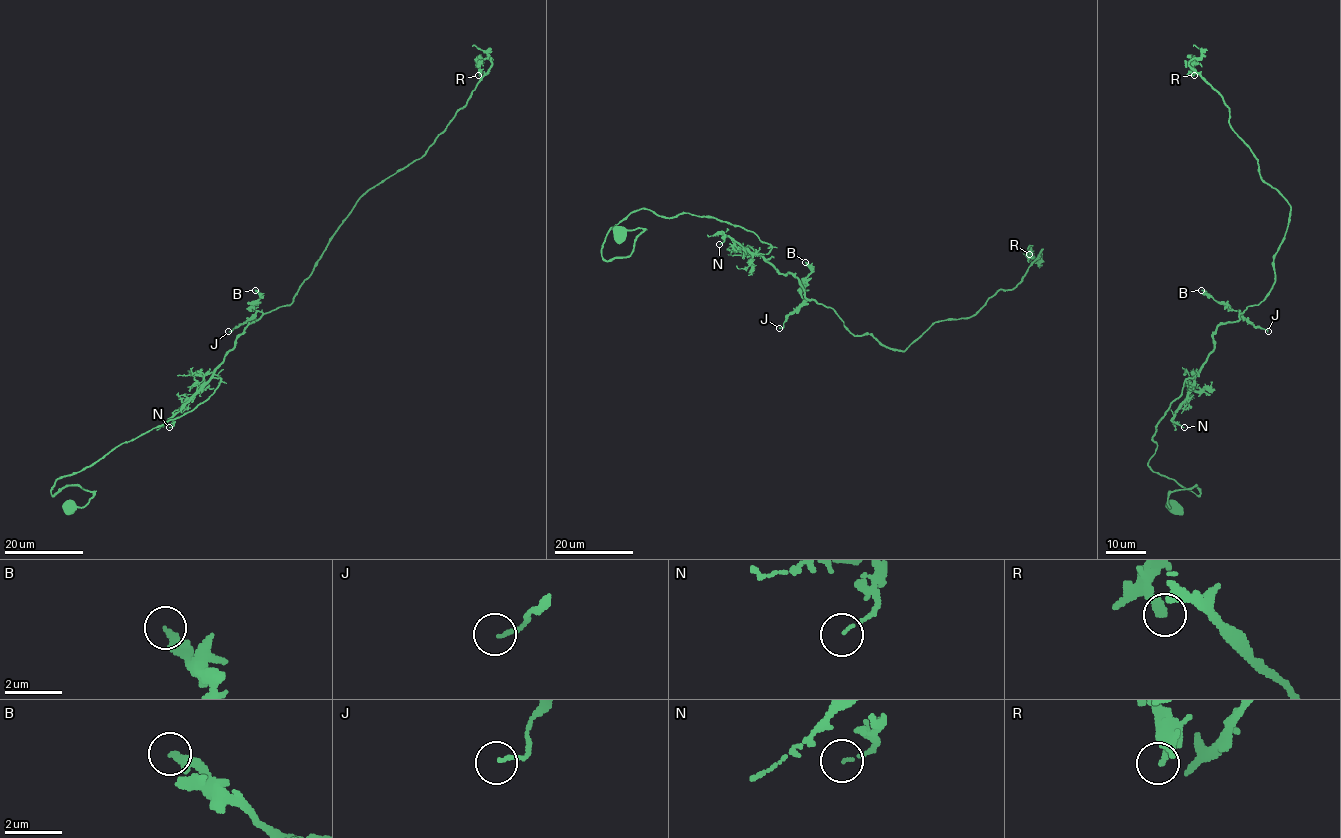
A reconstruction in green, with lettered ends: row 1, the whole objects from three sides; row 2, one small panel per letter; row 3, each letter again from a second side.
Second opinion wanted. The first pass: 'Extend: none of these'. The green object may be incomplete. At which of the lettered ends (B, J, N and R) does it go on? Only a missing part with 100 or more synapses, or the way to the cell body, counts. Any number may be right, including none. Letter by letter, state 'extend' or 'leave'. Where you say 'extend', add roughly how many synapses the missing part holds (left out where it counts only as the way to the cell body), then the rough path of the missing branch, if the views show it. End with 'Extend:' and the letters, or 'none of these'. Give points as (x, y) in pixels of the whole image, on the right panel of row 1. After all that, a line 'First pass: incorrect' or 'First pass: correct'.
B: leave
J: leave
N: leave
R: leave
Extend: none of these
First pass: correct

